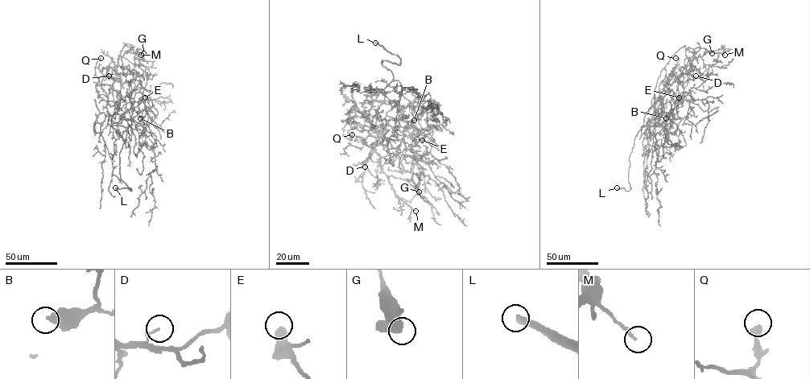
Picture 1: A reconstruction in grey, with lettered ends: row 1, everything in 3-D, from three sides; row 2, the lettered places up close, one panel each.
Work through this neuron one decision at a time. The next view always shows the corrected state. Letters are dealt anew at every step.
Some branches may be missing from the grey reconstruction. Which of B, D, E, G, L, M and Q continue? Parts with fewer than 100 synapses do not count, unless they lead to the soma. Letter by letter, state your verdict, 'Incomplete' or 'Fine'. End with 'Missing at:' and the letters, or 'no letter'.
B: Fine
D: Fine
E: Fine
G: Fine
L: Incomplete
M: Fine
Q: Fine
Missing at: L

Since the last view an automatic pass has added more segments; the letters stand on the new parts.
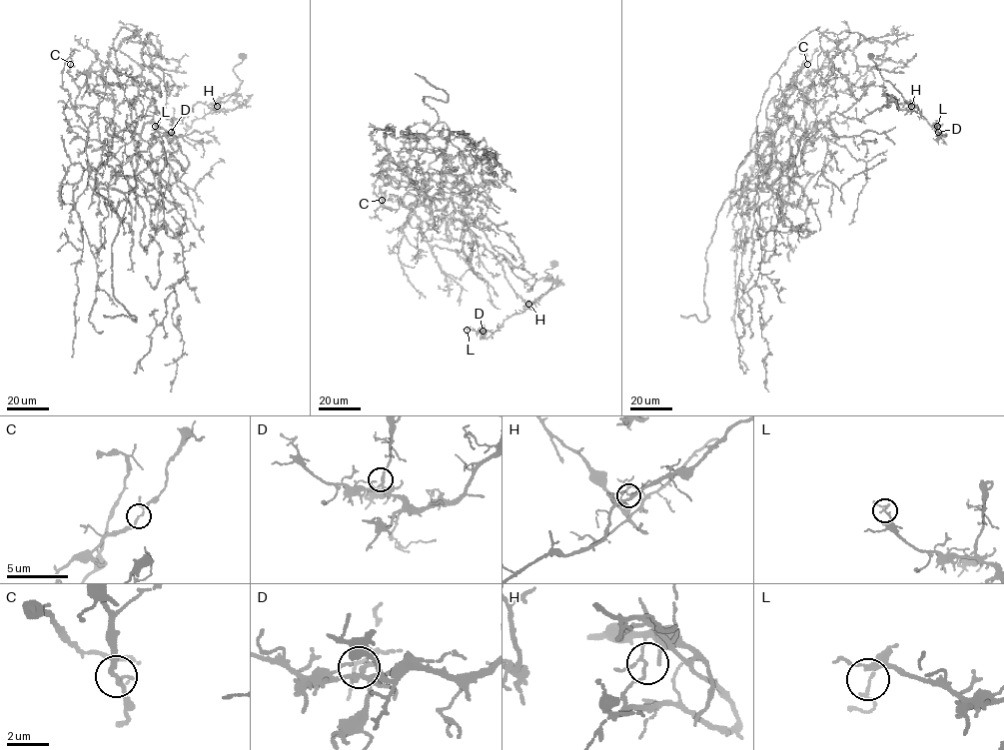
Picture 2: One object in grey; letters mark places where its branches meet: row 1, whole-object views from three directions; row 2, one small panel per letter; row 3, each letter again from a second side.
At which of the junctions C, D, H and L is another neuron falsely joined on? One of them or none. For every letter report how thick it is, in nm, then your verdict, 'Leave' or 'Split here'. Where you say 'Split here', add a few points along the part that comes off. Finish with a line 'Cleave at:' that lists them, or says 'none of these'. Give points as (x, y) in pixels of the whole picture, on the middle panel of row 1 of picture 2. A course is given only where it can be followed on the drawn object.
C: Thickness 140 nm. Leave
D: Thickness 200 nm. Leave
H: Thickness 110 nm. Split here. Course of the part to remove: (528, 304), (532, 301), (522, 313), (550, 289), (554, 280), (544, 272), (552, 268), (554, 262)
L: Thickness 150 nm. Leave
Cleave at: H

